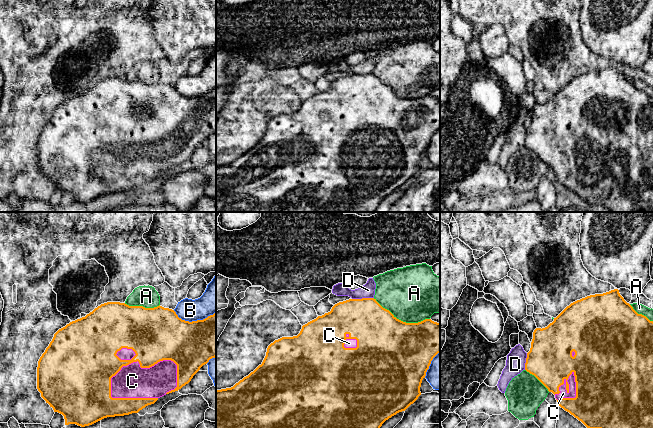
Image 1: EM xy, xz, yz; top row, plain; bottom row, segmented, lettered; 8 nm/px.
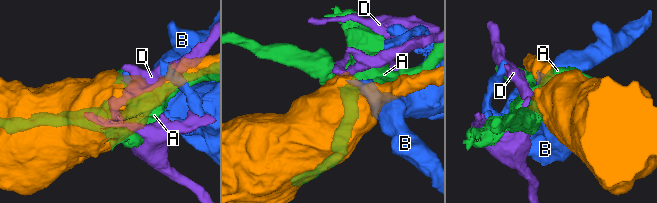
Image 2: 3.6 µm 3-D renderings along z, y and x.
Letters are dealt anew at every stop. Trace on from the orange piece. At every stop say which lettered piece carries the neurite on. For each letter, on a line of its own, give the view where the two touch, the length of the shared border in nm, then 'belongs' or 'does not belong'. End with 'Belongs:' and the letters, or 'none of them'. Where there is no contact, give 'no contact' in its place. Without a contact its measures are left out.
A: xz | 480 nm | does not belong
B: xy | 340 nm | does not belong
C: xy | 600 nm | belongs
D: xz | 180 nm | does not belong
Belongs: C

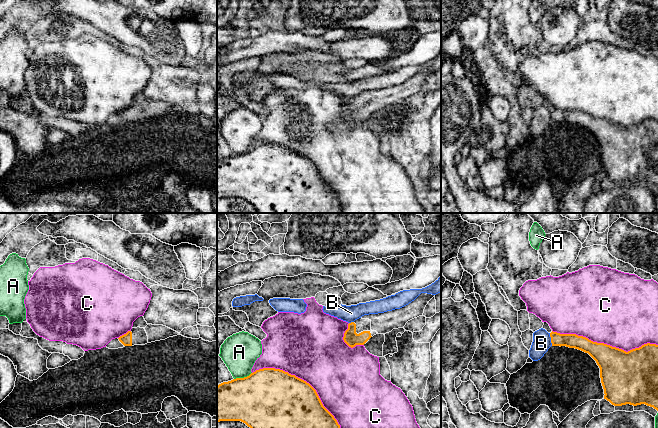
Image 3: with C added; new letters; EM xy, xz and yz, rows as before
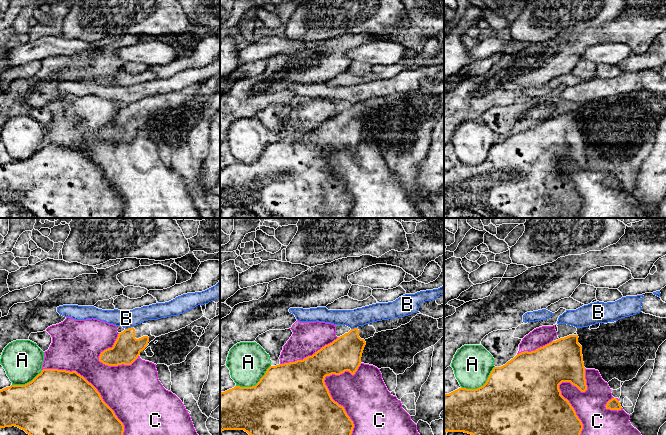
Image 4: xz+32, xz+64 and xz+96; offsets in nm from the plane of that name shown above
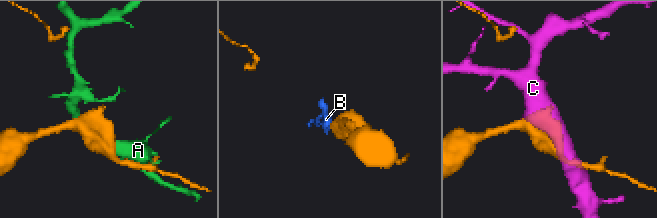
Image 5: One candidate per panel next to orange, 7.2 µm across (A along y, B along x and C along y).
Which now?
A: xz | 160 nm | does not belong
B: yz | 110 nm | does not belong
C: yz | 850 nm | does not belong
Belongs: none of them

